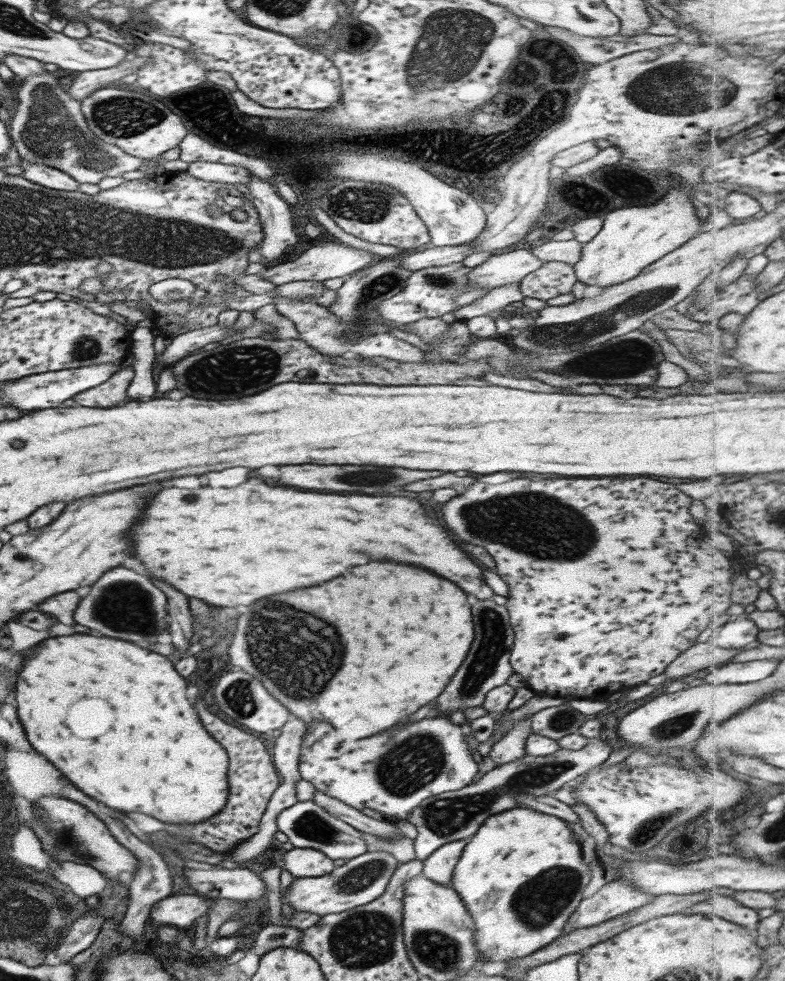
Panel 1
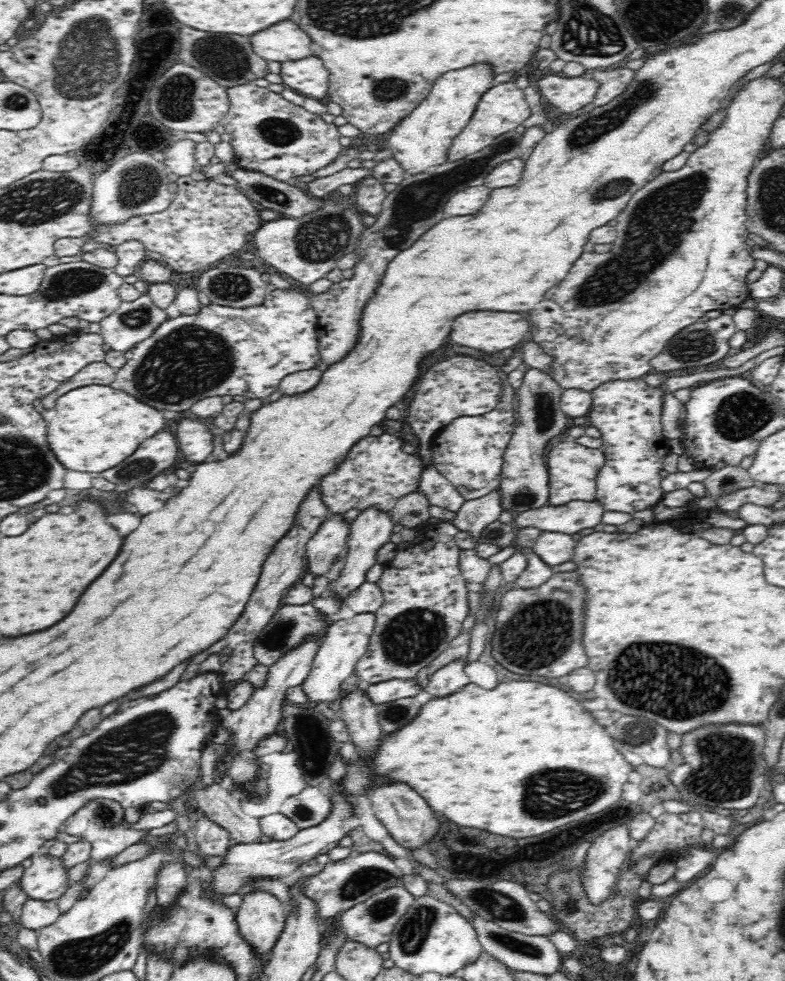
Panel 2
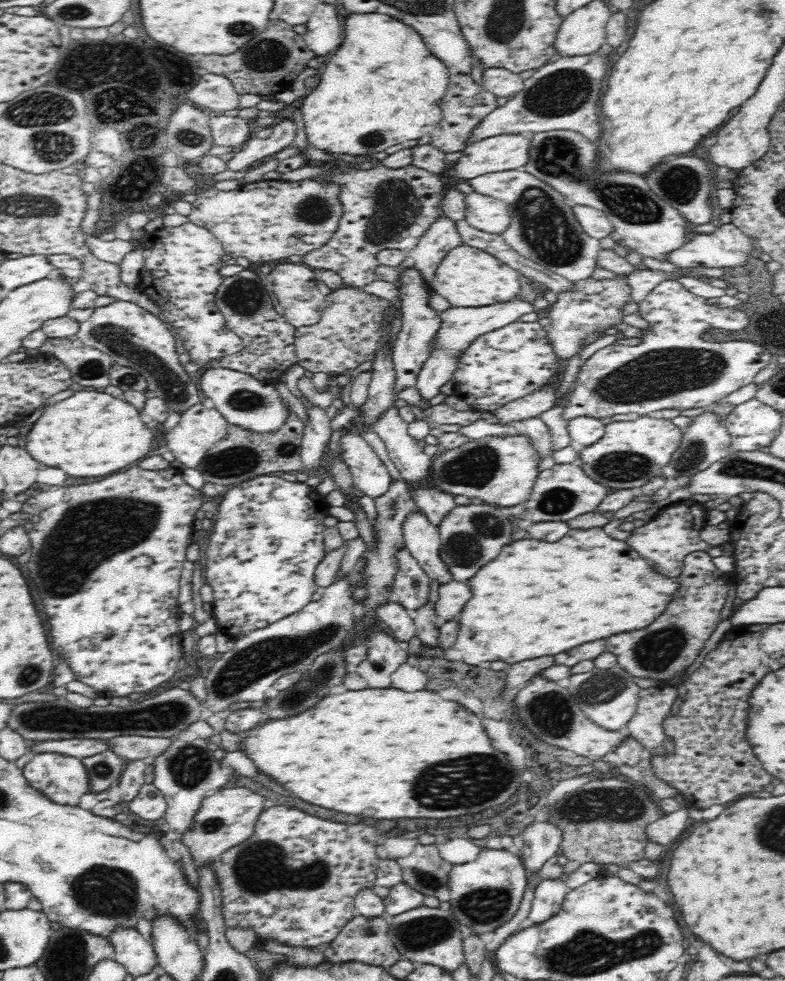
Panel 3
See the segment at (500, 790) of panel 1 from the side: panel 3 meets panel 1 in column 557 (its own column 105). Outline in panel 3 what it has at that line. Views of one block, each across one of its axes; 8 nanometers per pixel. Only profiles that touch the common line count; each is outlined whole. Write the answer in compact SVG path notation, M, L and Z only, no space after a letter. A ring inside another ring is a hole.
M110 749L81 759L90 777L90 790L98 793L118 784L124 769L121 756Z

